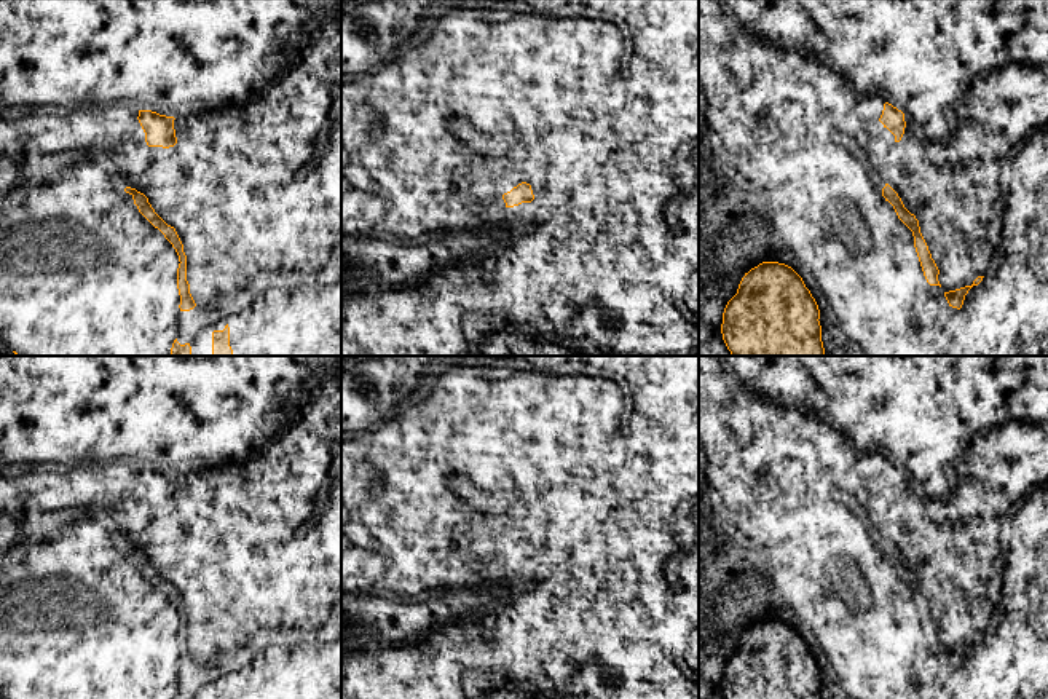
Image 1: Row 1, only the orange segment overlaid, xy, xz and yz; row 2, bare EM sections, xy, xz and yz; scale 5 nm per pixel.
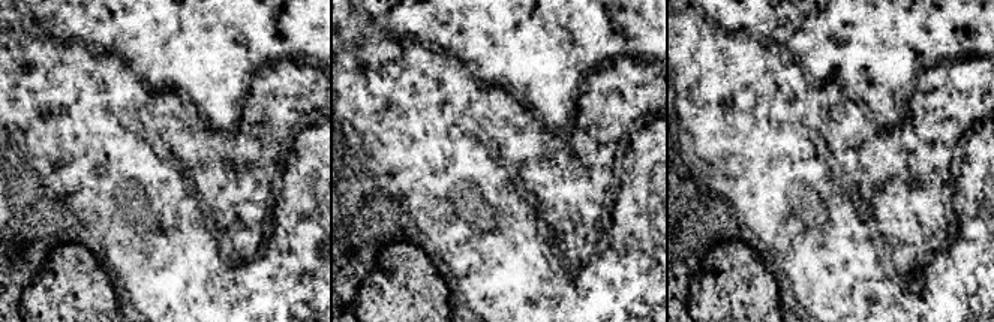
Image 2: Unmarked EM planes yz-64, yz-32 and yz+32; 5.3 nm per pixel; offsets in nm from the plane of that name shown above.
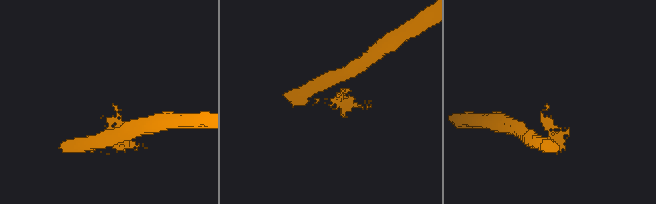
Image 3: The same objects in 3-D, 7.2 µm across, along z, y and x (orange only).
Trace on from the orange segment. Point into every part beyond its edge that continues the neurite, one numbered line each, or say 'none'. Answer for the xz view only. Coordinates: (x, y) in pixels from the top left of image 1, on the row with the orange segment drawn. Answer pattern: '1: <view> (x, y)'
none

